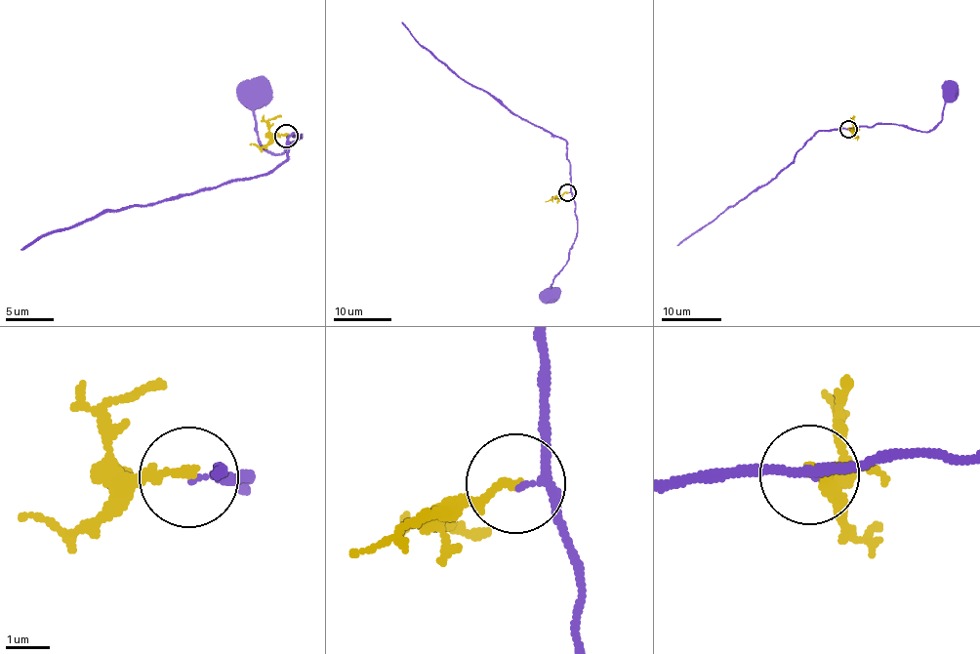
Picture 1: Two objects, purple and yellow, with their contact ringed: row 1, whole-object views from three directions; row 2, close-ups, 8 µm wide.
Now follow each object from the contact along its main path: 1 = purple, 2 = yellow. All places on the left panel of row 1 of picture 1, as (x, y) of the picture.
1: (287, 136), (301, 139), (282, 154), (274, 155), (257, 137), (257, 91)
2: (287, 136), (269, 132), (269, 120), (281, 116)

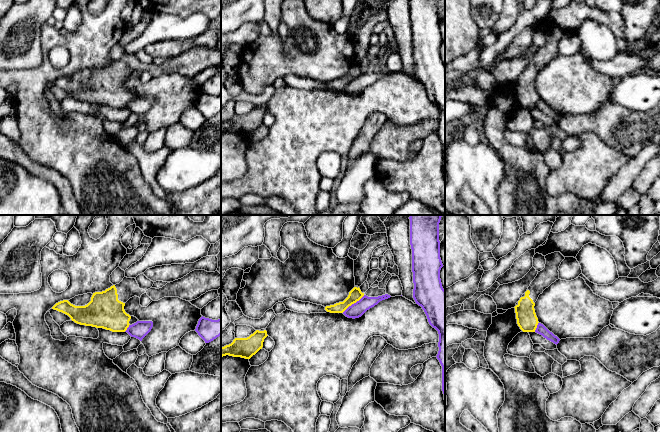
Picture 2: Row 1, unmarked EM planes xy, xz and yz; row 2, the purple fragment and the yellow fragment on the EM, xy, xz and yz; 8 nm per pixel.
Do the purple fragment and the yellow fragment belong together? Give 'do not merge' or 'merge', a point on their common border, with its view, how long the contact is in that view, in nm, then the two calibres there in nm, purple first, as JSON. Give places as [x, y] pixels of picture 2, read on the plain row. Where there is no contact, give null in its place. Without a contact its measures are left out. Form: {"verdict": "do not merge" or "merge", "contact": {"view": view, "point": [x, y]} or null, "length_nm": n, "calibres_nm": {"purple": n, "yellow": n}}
{"verdict": "do not merge", "contact": {"view": "xz", "point": [354, 79]}, "length_nm": 240, "calibres_nm": {"purple": 120, "yellow": 100}}

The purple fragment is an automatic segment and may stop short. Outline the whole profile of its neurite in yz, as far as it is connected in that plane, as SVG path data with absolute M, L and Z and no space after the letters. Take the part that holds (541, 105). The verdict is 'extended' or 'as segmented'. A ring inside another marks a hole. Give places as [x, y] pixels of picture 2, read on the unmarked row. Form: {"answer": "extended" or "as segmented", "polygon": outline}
{"answer": "as segmented", "polygon": "M538 99L537 104L535 106L536 109L542 111L547 116L553 118L554 120L558 120L560 115L555 112L552 108L550 108L543 100Z"}

